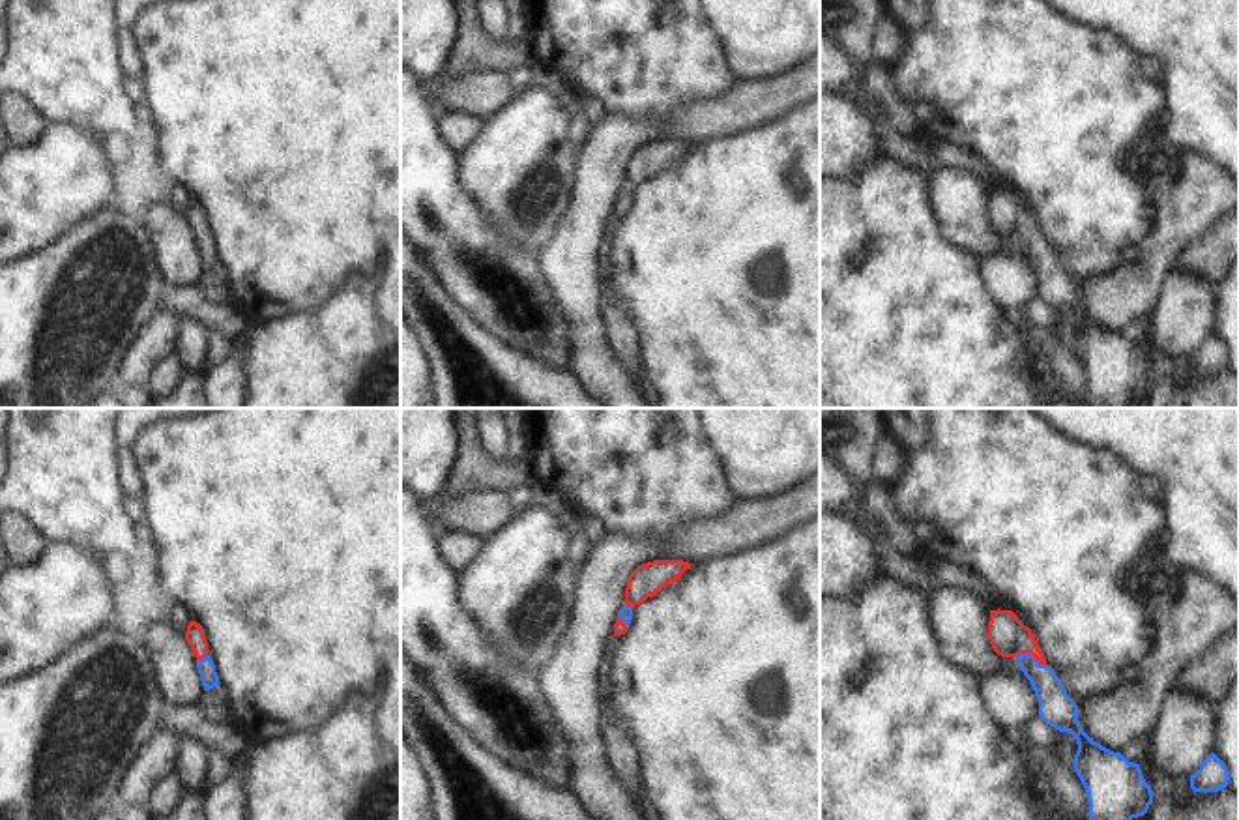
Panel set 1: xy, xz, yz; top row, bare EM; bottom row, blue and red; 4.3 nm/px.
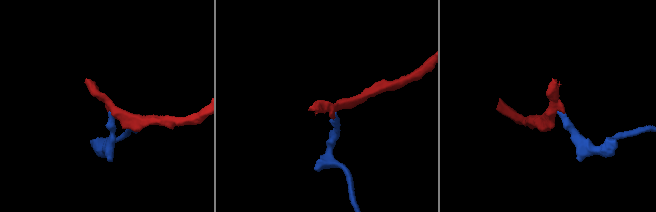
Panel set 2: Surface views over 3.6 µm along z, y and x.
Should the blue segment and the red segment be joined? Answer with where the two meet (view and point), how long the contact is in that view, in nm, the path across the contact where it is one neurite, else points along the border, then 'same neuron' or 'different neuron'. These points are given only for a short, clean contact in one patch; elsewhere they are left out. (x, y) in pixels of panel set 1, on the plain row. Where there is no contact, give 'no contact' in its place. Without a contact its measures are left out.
meets blue in yz at (1032, 236); contact 130 nm long; runs through yz (1056, 289), (1032, 236), (1009, 218); same neuron

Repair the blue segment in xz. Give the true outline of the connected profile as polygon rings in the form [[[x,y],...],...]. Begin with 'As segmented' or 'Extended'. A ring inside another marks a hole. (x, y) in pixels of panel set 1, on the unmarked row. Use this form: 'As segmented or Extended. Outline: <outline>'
Extended. Outline: [[[653,140],[638,146],[627,157],[625,185],[618,193],[614,215],[625,215],[627,206],[633,200],[633,189],[648,178],[657,176],[659,170],[676,163],[687,150],[691,150],[691,146],[692,144],[683,140]]]

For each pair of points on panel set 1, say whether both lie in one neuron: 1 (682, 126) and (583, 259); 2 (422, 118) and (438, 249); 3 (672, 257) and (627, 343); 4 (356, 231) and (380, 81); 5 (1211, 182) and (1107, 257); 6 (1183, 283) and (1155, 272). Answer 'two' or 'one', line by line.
1: one
2: one
3: two
4: one
5: two
6: two

